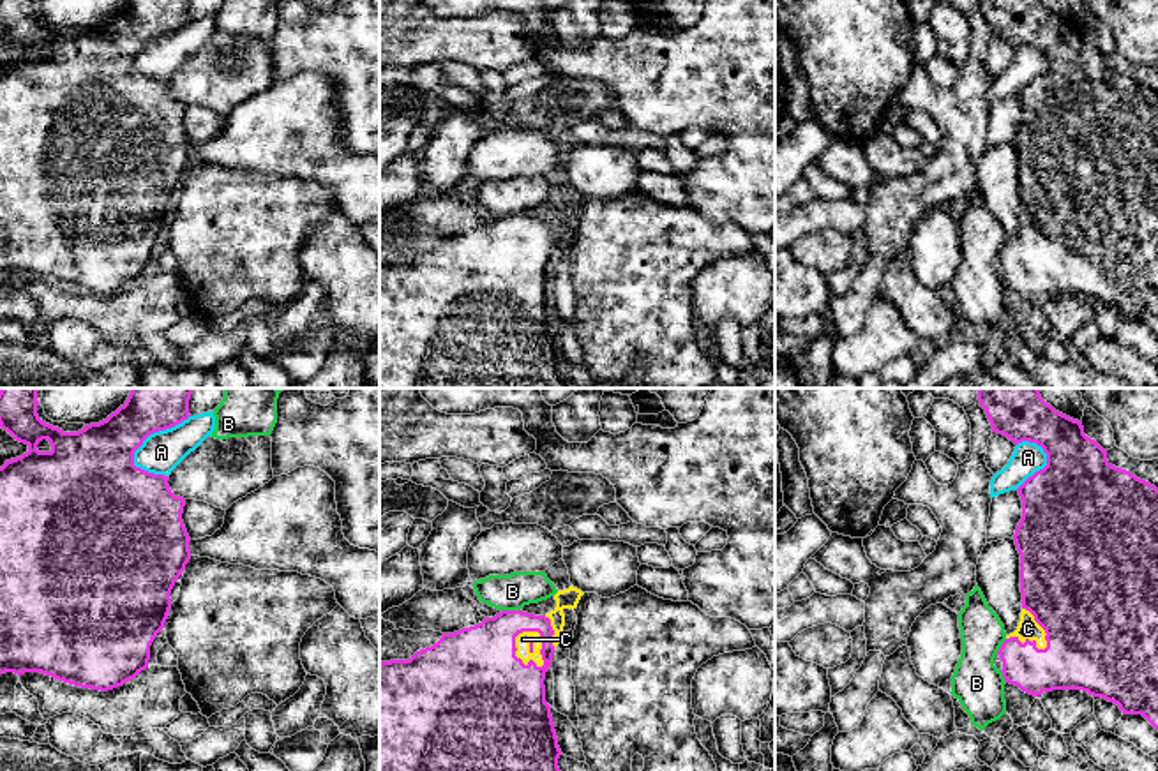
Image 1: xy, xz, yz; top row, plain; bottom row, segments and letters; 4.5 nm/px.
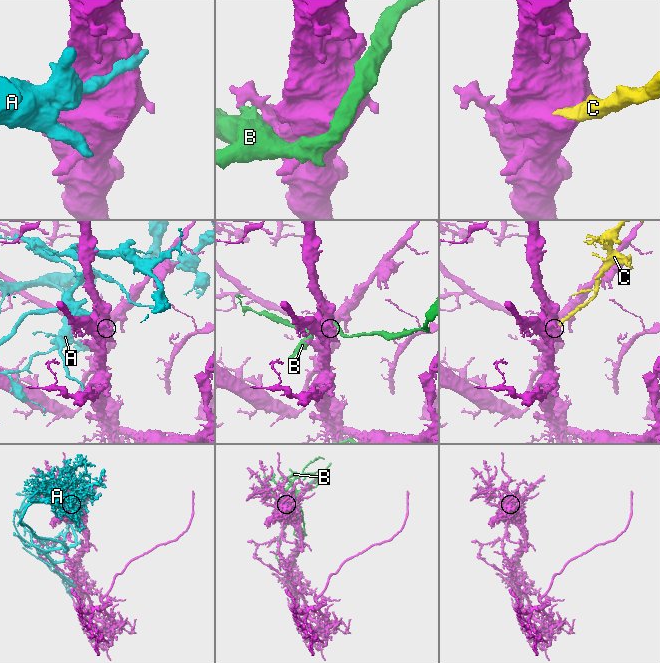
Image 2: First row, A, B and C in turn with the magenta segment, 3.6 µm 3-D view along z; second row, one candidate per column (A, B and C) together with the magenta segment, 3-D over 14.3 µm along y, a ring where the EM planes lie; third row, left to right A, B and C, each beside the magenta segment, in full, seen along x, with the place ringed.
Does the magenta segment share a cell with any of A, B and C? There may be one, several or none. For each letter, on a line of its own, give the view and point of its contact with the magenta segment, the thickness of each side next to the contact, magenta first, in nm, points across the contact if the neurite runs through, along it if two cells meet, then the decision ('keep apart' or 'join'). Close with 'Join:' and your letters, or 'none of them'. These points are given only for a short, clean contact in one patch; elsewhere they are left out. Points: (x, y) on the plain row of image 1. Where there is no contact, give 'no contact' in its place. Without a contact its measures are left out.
A: contact xy (154, 36); calibres 280 and 190 nm; keep apart
B: contact xz (511, 216); calibres 300 and 160 nm; keep apart
C: contact xz (542, 246); calibres 240 and 60 nm; join
Join: C

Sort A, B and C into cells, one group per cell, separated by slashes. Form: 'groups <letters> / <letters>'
groups A / B / C

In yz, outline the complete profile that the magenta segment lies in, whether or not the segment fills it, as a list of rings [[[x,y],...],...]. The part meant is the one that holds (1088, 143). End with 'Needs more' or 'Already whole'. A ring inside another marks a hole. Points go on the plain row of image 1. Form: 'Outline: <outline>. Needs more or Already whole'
Outline: [[[978,0],[978,5],[992,37],[1006,41],[1015,49],[1036,48],[1047,58],[1047,71],[1017,94],[1022,104],[1022,124],[1013,145],[1020,159],[1022,217],[1017,235],[1006,240],[997,256],[1004,286],[1034,302],[1052,295],[1082,295],[1117,309],[1123,319],[1142,319],[1158,335],[1158,94],[1130,76],[1112,71],[1107,65],[1107,55],[1084,39],[1082,26],[1056,16],[1041,0]]]. Needs more

